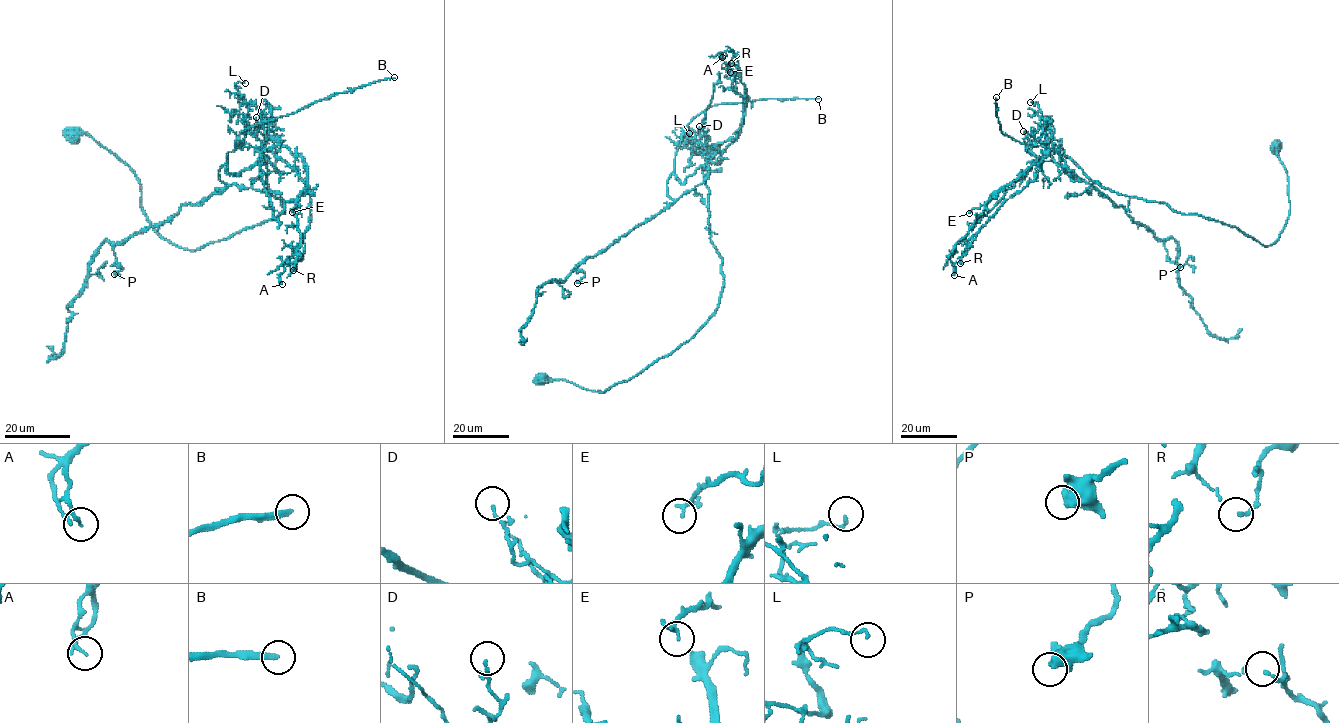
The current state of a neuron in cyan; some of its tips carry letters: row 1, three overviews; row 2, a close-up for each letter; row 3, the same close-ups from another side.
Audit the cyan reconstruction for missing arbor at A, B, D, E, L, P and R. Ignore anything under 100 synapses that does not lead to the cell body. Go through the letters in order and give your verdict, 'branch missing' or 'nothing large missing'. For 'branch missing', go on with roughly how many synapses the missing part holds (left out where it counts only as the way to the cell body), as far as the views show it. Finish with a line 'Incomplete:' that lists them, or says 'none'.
A: nothing large missing
B: branch missing; 250 synapses
D: nothing large missing
E: nothing large missing
L: nothing large missing
P: nothing large missing
R: nothing large missing
Incomplete: B

